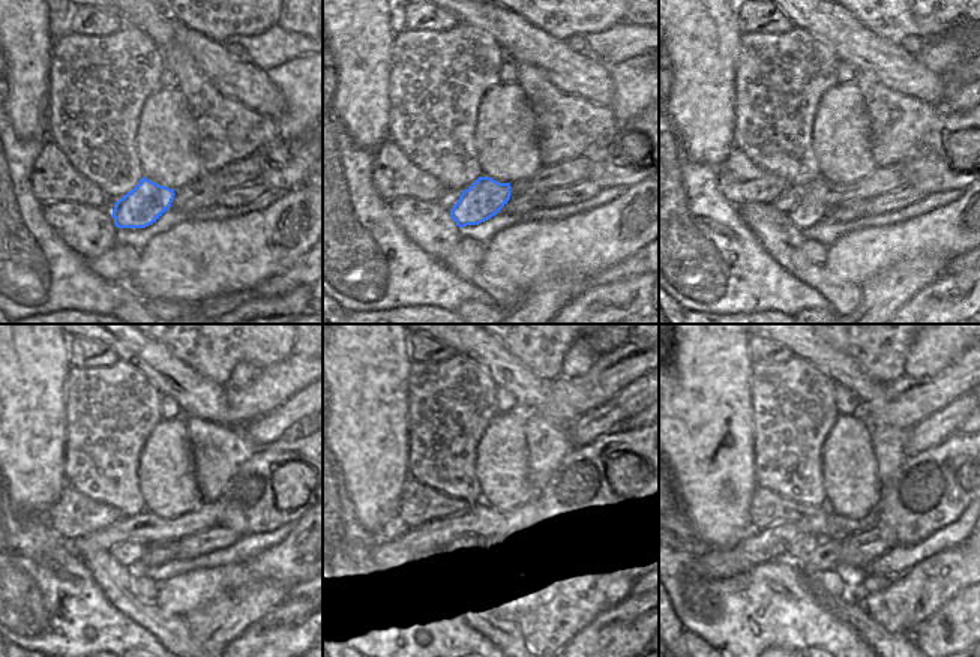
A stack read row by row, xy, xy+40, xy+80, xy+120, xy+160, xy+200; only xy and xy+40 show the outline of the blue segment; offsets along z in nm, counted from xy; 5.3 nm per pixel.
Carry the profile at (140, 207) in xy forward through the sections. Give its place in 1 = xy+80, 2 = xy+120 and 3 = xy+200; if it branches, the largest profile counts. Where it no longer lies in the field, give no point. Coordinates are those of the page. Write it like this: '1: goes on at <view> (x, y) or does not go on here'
1: goes on at xy+80 (809, 210)
2: goes on at xy+120 (129, 552)
3: goes on at xy+200 (803, 545)

